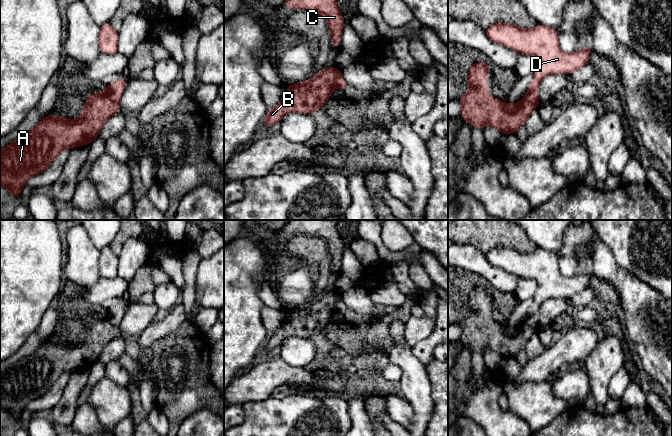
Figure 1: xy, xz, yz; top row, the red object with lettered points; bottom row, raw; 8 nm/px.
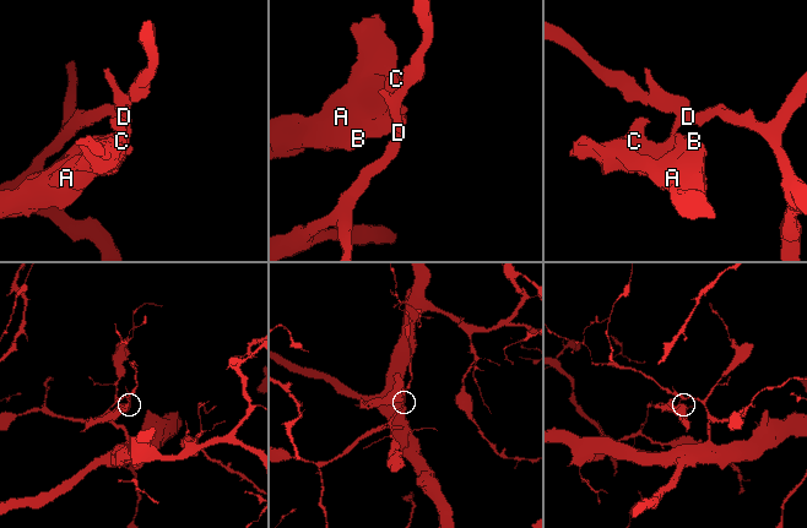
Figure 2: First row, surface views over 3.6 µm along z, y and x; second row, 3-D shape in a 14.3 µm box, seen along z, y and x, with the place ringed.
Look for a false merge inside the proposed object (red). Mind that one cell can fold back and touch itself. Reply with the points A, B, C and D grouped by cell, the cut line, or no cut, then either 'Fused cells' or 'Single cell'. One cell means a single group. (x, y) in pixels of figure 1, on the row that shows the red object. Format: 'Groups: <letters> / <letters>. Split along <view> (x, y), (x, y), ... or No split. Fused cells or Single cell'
Groups: A B C / D. Split along xy (105, 91), (118, 104). Fused cells

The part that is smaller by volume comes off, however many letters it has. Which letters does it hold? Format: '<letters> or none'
A, B, C

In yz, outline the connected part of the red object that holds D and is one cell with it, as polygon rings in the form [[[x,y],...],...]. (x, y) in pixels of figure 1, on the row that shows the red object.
[[[498,21],[485,29],[487,37],[496,43],[516,50],[520,55],[535,55],[538,67],[528,86],[526,98],[538,105],[539,84],[543,77],[551,74],[568,74],[586,66],[592,48],[573,53],[564,53],[558,43],[559,33],[555,28],[537,24],[532,29],[524,29],[514,24]]]

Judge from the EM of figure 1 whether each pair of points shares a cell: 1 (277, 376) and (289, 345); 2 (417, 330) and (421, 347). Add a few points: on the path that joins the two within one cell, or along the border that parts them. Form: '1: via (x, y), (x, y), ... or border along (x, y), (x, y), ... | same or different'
1: border along (280, 357), (288, 364), (304, 367) | different
2: border along (434, 322), (432, 332), (412, 346) | different

